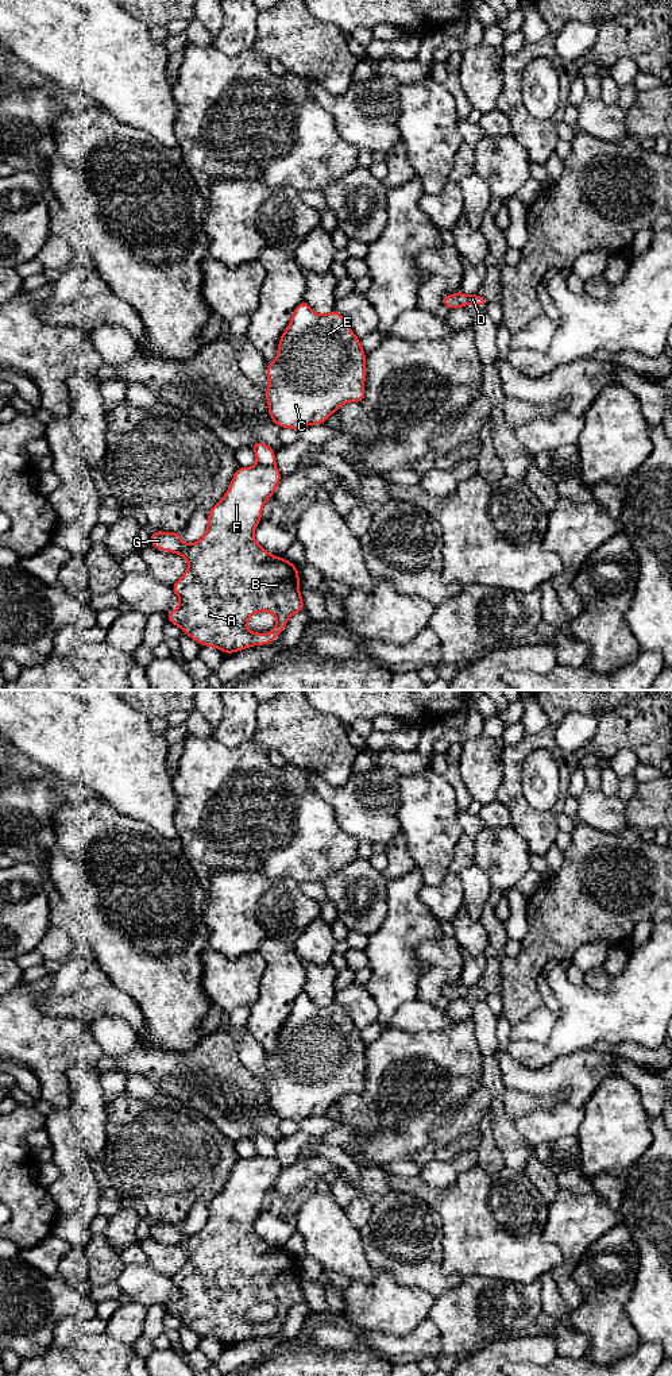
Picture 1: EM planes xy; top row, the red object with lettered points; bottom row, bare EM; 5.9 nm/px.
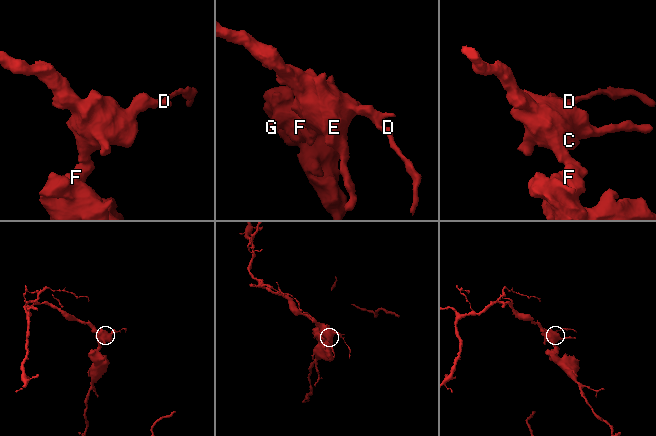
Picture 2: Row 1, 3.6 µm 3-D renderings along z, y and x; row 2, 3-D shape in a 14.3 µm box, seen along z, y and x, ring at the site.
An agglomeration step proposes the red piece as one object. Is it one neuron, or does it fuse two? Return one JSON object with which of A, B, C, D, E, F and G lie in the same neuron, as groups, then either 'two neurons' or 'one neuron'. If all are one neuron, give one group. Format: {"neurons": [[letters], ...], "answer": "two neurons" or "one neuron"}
{"neurons": [["A", "B", "F", "G"], ["C", "D", "E"]], "answer": "two neurons"}

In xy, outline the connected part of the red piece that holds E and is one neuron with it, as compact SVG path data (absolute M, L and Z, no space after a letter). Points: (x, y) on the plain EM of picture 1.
M302 991L281 1026L275 1052L266 1057L270 1076L263 1083L270 1110L281 1119L298 1122L325 1115L328 1107L345 1094L362 1094L366 1088L366 1047L360 1030L339 1002L318 1006Z

